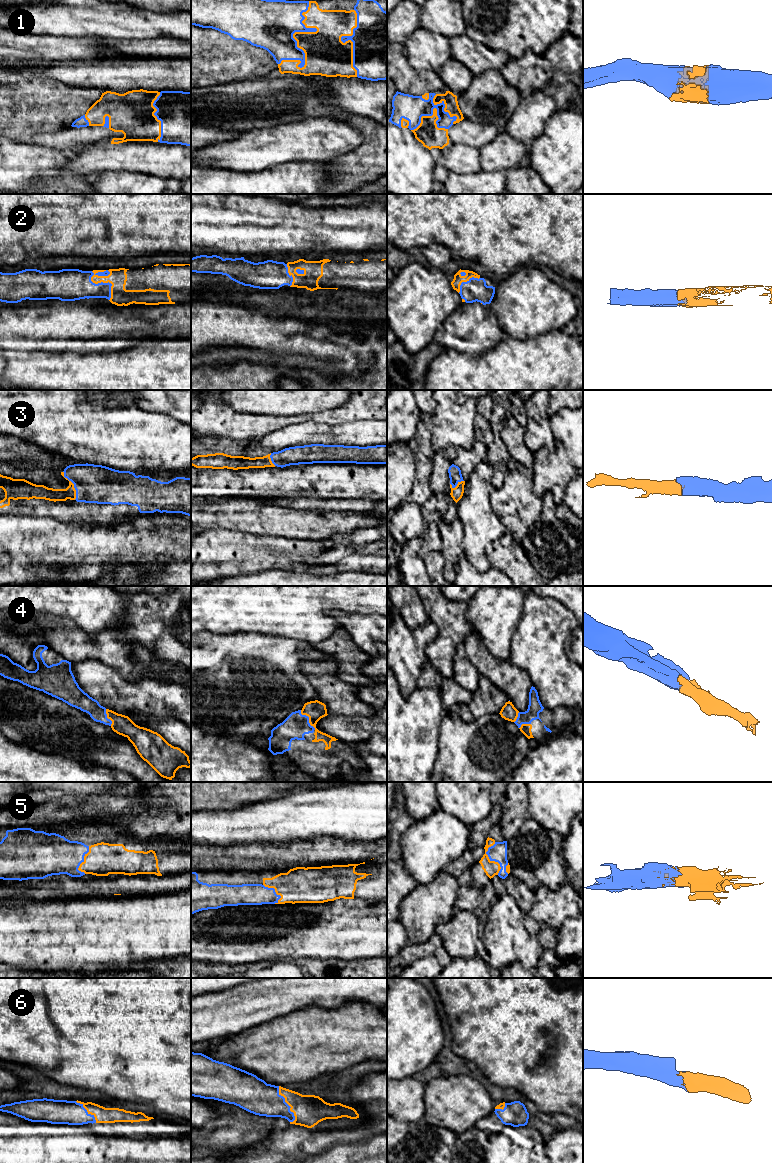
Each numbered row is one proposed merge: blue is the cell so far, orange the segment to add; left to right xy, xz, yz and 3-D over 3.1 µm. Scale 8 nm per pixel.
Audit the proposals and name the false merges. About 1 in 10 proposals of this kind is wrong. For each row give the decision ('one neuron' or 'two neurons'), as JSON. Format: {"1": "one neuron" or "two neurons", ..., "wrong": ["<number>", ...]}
{"1": "one neuron", "2": "one neuron", "3": "one neuron", "4": "one neuron", "5": "one neuron", "6": "one neuron", "wrong": []}

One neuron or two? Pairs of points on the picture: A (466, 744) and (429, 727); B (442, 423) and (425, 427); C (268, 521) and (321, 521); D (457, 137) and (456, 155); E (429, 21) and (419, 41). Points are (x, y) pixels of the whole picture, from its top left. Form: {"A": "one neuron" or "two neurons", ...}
{"A": "two neurons", "B": "two neurons", "C": "one neuron", "D": "two neurons", "E": "two neurons"}

